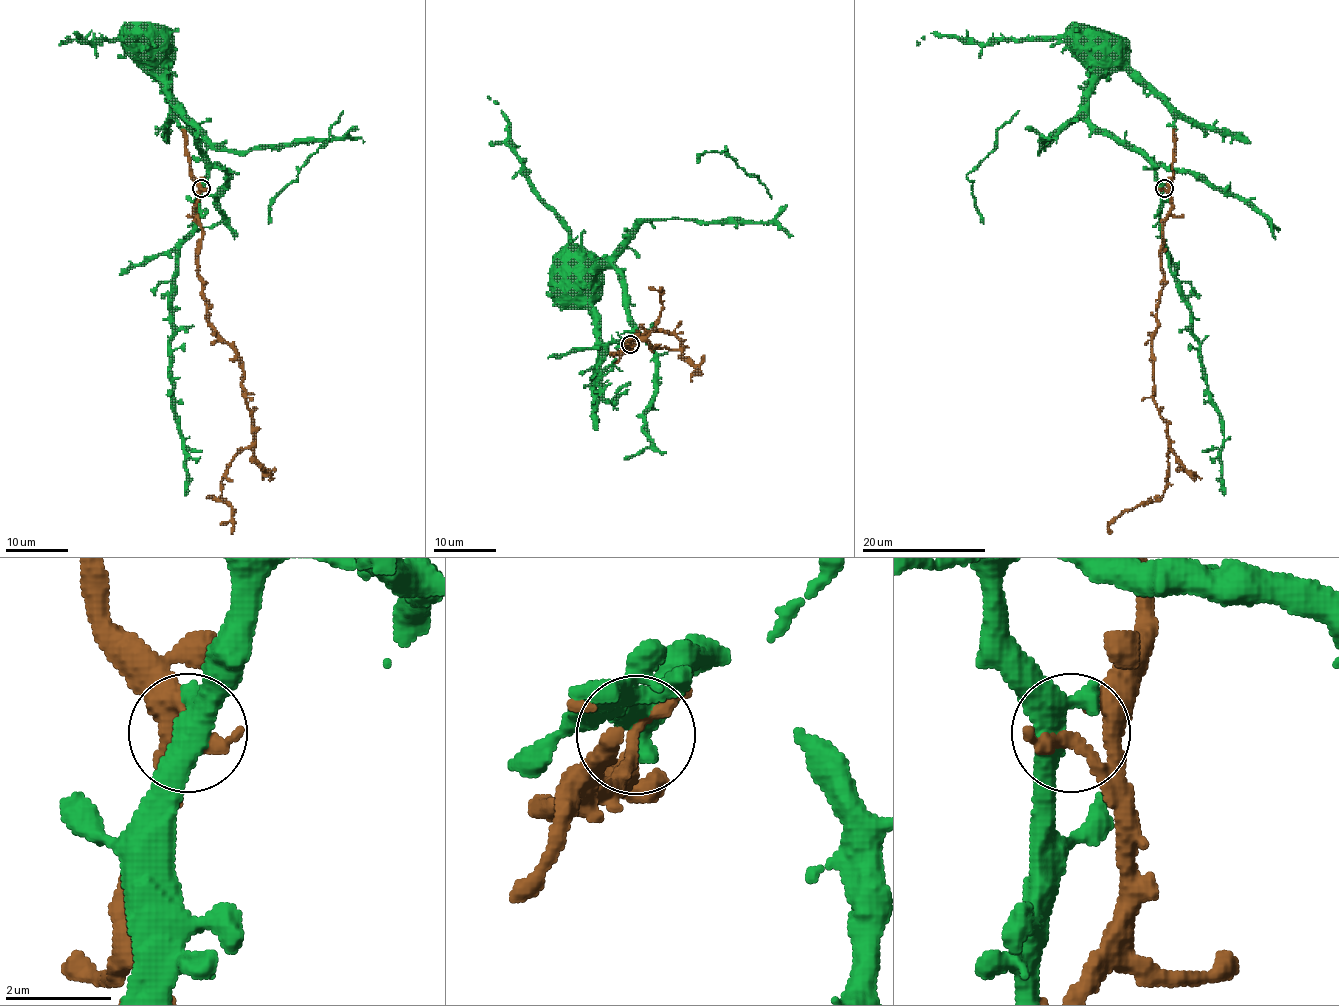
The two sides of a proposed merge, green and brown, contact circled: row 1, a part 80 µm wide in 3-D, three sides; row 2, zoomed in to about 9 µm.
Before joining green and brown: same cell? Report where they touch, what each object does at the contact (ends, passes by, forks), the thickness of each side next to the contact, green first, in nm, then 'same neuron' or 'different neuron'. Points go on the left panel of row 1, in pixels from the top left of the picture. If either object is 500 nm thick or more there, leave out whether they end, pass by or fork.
at (201, 188); green passes by; brown forks there; 480 nm thick on the green side, 180 nm on the other; same neuron

